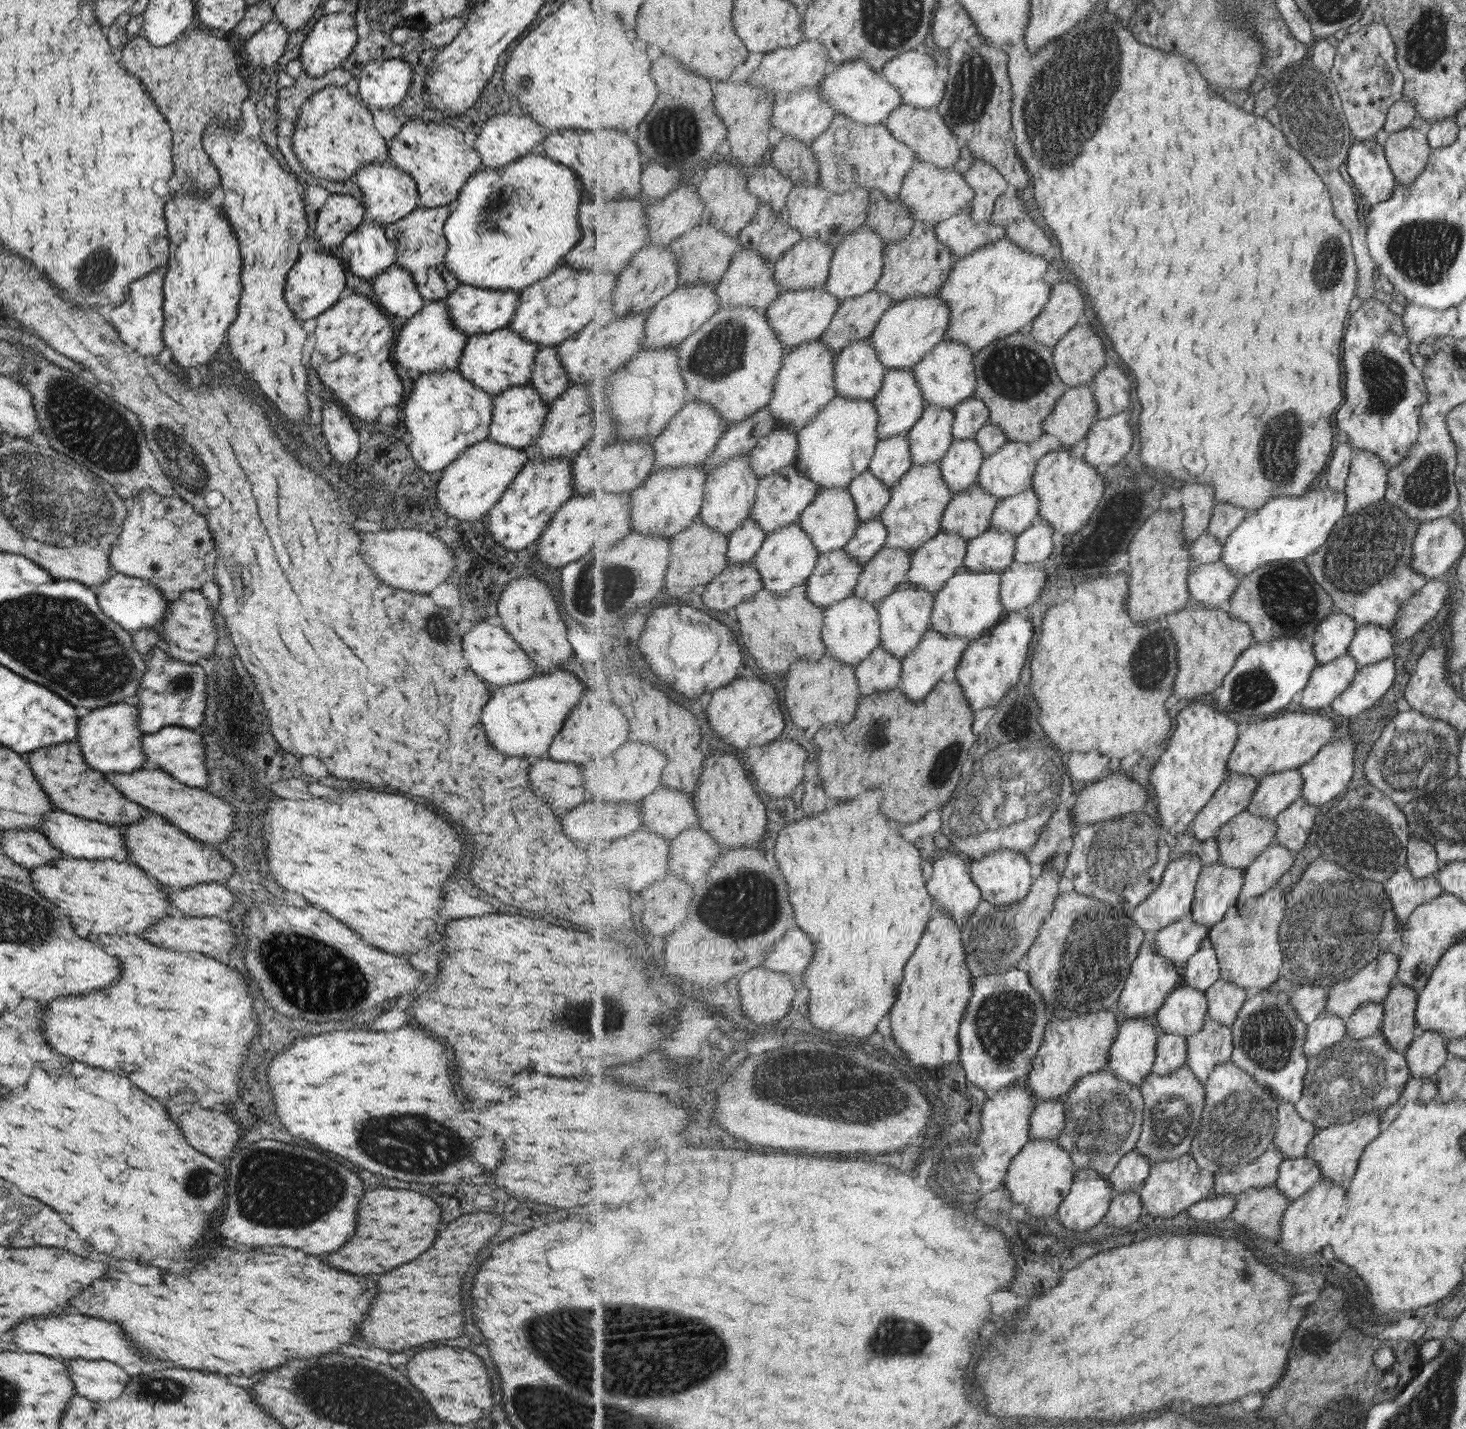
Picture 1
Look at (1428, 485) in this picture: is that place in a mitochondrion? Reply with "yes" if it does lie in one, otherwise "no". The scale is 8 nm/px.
yes

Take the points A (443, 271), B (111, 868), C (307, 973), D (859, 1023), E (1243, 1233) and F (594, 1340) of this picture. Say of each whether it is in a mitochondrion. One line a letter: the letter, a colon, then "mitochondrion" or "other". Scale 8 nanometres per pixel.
A: other
B: other
C: mitochondrion
D: other
E: other
F: mitochondrion

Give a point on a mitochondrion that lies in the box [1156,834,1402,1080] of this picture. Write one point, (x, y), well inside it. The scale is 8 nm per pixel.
(1359, 921)

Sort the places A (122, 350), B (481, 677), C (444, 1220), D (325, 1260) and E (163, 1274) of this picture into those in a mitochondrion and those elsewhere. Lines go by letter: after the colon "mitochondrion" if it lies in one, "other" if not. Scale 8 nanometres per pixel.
A: other
B: other
C: other
D: other
E: other

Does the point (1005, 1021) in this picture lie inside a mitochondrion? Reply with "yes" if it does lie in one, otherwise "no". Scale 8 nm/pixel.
yes

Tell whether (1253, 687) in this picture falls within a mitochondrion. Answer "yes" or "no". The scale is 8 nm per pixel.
yes

